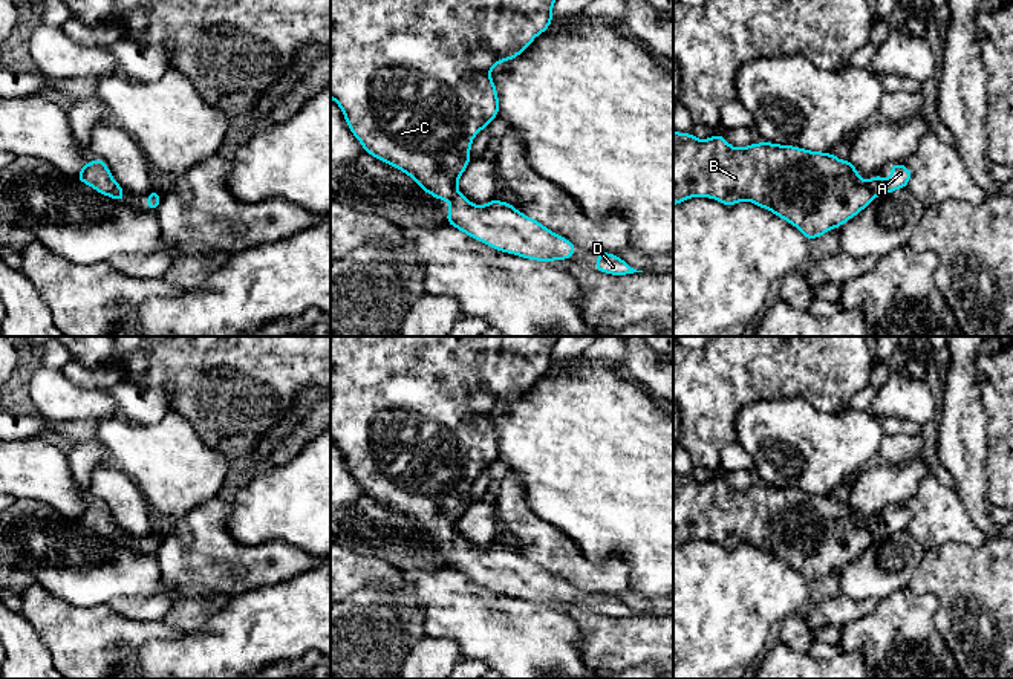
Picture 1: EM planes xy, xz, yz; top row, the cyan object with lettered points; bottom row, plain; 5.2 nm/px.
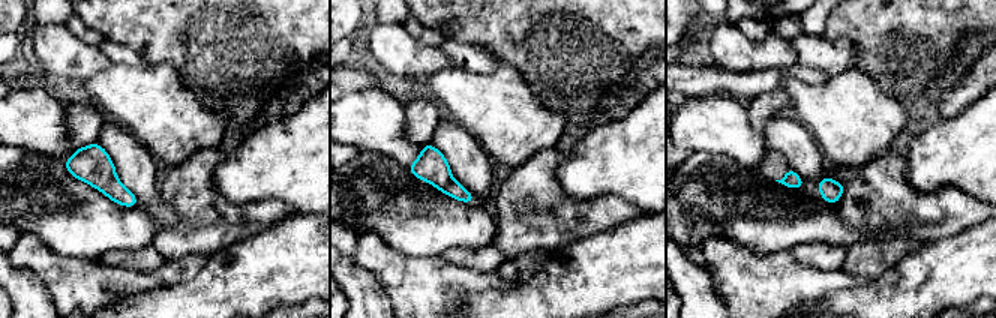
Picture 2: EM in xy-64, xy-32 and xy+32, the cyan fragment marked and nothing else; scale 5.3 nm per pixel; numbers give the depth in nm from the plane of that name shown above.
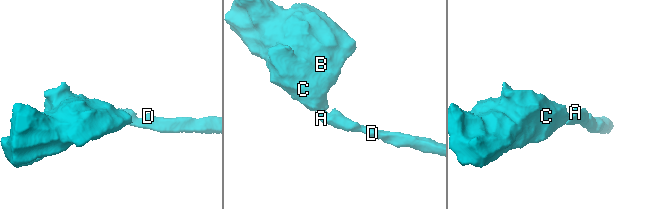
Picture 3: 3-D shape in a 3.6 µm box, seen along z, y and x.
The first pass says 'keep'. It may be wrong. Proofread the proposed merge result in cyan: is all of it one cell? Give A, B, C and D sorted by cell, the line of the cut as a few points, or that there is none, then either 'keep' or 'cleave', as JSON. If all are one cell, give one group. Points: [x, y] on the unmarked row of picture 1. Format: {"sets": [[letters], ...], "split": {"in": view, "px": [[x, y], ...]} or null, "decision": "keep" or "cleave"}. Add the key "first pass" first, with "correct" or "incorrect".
{"first pass": "correct", "sets": [["A", "B", "C", "D"]], "split": null, "decision": "keep"}

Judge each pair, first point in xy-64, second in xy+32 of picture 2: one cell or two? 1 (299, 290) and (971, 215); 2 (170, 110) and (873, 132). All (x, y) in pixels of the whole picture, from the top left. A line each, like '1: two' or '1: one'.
1: two
2: one

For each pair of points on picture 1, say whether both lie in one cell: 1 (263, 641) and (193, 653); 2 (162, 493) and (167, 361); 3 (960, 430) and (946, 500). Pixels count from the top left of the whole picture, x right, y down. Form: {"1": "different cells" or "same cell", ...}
{"1": "same cell", "2": "different cells", "3": "different cells"}

